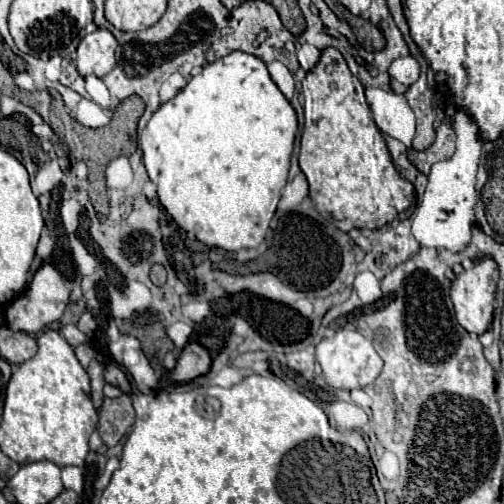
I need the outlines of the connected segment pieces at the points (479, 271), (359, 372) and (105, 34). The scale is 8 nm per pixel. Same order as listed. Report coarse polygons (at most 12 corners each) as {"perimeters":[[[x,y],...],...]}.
{"perimeters":[[[480,259],[452,281],[458,323],[474,335],[494,317],[498,267]],[[338,329],[316,345],[324,381],[362,389],[382,371],[374,345]],[[108,29],[88,33],[78,45],[82,77],[108,75],[118,43]]]}

